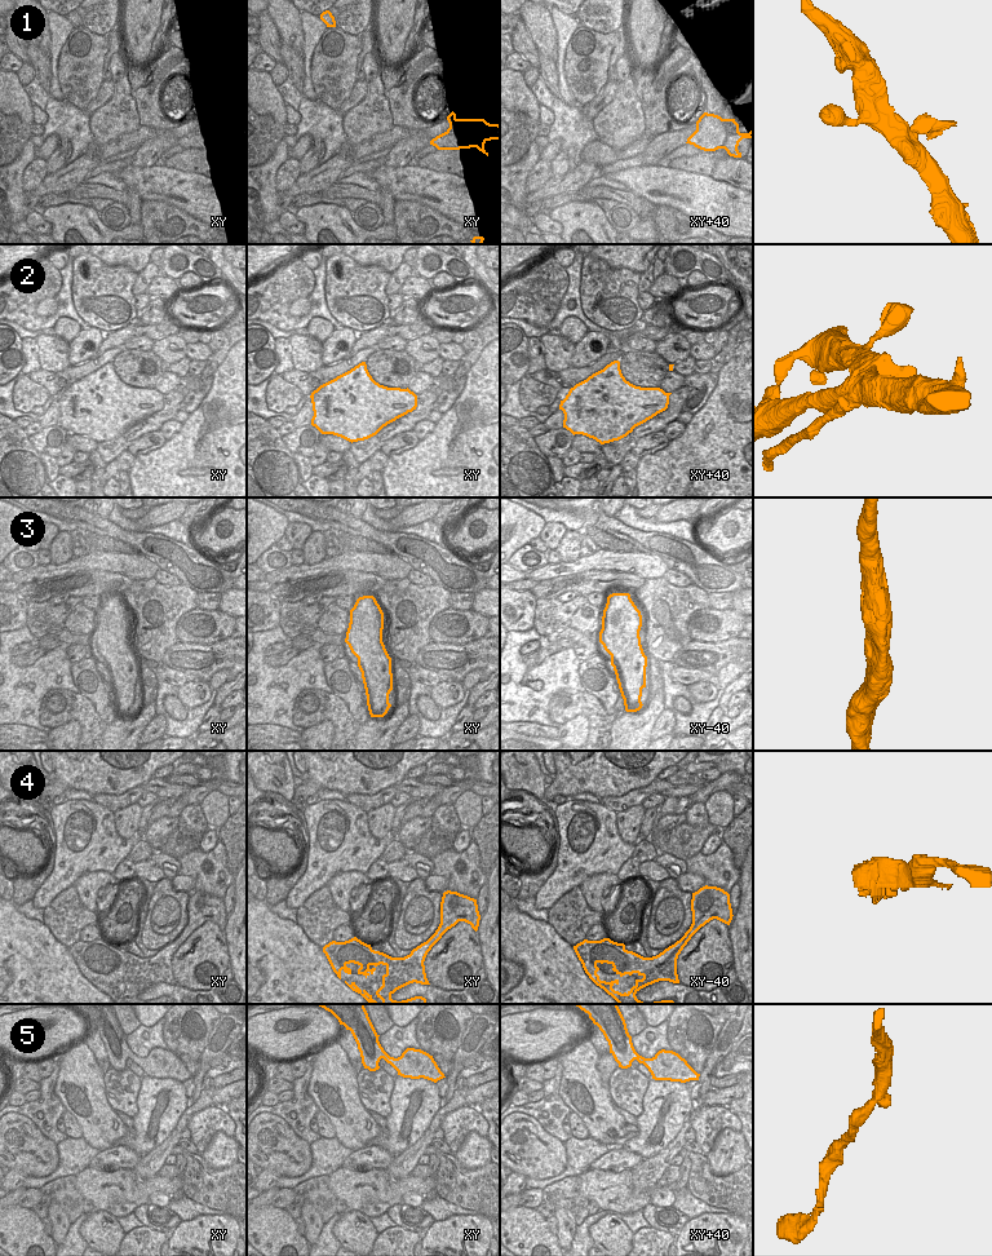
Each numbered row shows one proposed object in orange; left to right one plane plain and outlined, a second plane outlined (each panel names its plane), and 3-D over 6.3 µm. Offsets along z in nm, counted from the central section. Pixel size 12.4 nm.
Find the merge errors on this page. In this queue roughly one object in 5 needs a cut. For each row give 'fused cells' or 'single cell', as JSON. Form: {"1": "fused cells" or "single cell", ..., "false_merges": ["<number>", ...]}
{"1": "single cell", "2": "fused cells", "3": "single cell", "4": "single cell", "5": "single cell", "false_merges": ["2"]}

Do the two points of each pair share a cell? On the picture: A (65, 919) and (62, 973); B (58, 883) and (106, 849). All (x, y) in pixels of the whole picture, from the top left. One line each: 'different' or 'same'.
A: different
B: same

